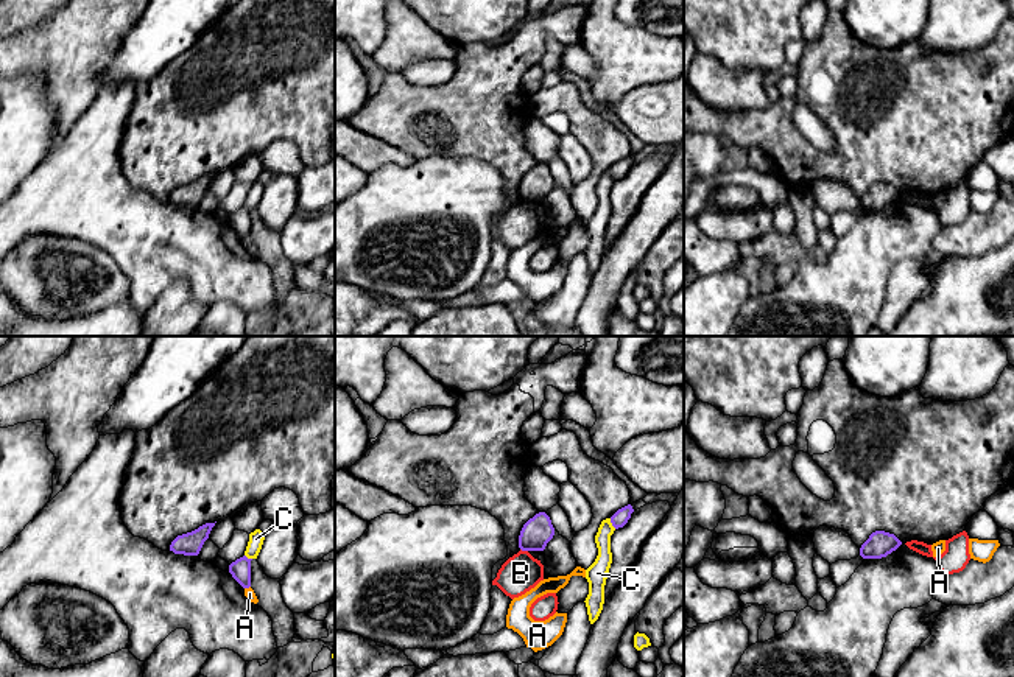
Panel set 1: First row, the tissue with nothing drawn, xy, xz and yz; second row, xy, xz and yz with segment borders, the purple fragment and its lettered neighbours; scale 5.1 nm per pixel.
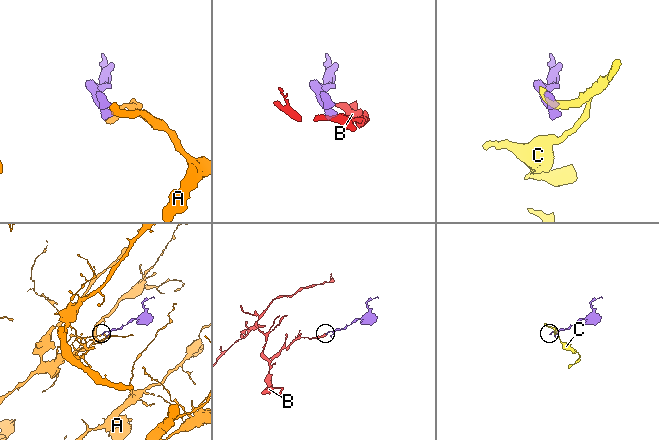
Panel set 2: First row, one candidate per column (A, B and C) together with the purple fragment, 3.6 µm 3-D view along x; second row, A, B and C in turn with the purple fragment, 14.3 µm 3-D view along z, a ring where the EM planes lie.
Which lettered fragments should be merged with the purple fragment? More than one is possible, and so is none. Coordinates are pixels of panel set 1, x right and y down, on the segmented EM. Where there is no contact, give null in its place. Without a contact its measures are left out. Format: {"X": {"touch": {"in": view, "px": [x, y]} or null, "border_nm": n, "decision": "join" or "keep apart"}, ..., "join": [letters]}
{"A": {"touch": {"in": "xy", "px": [246, 587]}, "border_nm": 40, "decision": "keep apart"}, "B": {"touch": {"in": "xz", "px": [524, 550]}, "border_nm": 40, "decision": "keep apart"}, "C": {"touch": {"in": "xz", "px": [611, 522]}, "border_nm": 70, "decision": "keep apart"}, "join": []}

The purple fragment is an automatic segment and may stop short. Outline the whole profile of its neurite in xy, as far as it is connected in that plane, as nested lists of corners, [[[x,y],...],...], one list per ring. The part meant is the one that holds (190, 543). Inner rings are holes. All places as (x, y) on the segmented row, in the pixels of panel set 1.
[[[206,523],[192,532],[178,535],[171,542],[170,551],[174,554],[198,556],[213,526],[215,523]]]

